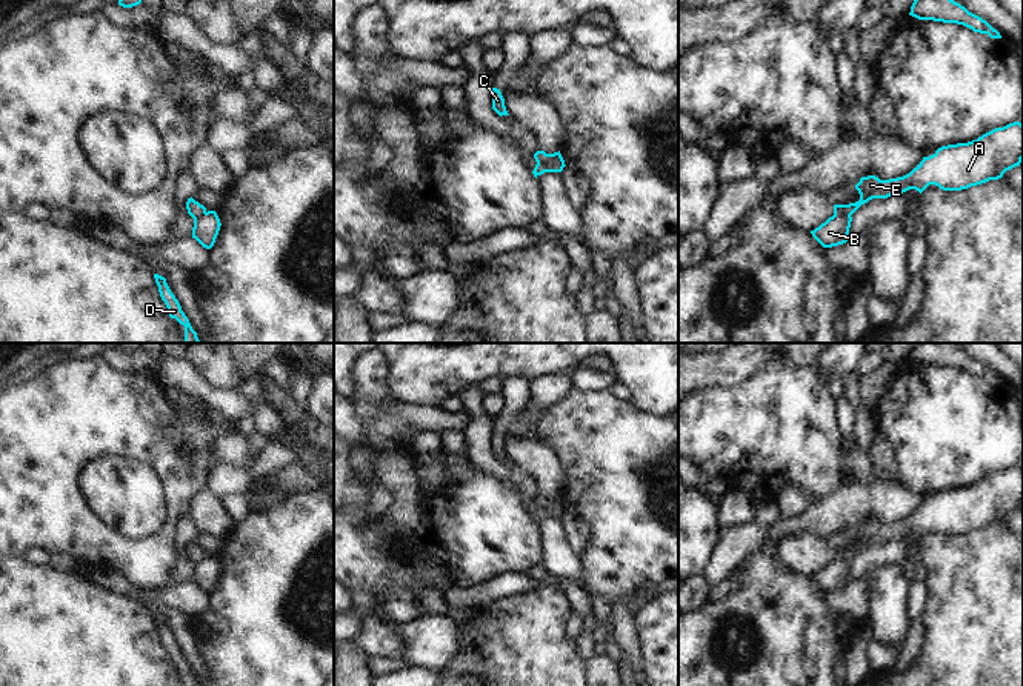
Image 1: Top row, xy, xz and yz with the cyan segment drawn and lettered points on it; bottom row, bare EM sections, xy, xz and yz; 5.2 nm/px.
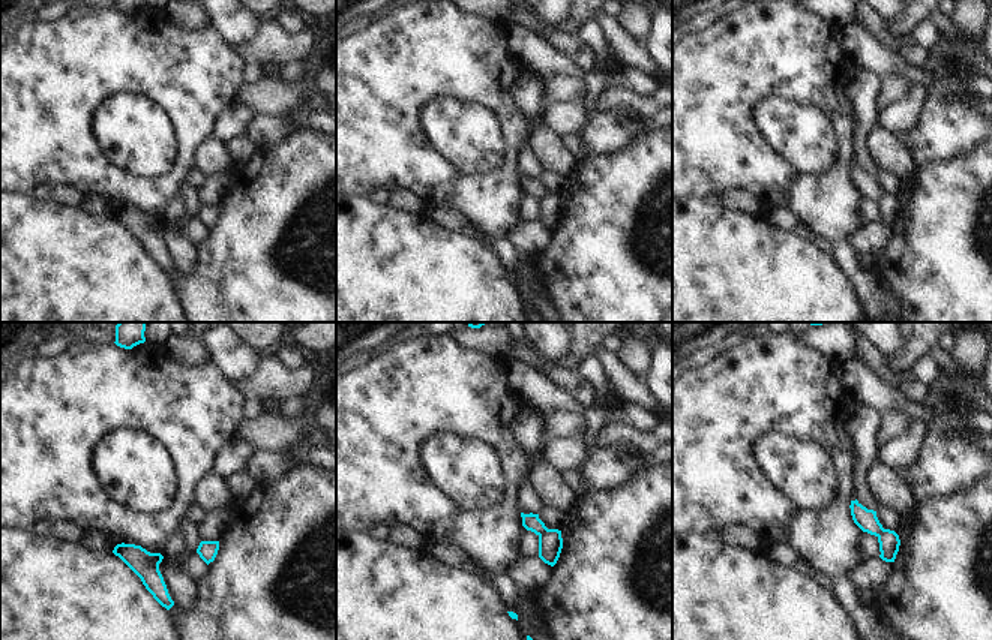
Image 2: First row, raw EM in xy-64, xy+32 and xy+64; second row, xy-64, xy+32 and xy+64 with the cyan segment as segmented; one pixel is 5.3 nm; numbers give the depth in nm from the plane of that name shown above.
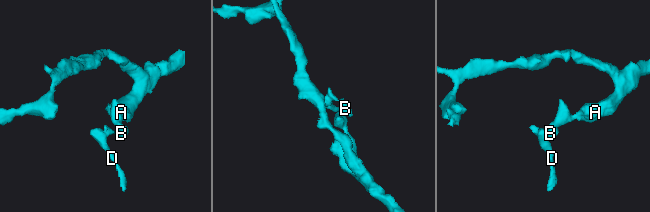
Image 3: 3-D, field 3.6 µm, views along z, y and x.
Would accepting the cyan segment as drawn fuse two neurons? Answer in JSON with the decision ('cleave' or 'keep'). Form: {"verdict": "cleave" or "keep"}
{"verdict": "cleave"}

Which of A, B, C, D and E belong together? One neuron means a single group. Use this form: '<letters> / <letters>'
A E / B C D

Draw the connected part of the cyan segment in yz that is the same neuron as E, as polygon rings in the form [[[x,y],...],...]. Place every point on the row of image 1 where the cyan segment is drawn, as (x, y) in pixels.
[[[1020,122],[995,128],[977,140],[938,148],[906,175],[880,180],[875,175],[861,177],[855,185],[860,200],[849,205],[834,205],[834,214],[852,215],[872,198],[901,195],[909,189],[920,194],[935,185],[943,191],[961,191],[971,186],[998,180],[1023,160],[1023,125]]]

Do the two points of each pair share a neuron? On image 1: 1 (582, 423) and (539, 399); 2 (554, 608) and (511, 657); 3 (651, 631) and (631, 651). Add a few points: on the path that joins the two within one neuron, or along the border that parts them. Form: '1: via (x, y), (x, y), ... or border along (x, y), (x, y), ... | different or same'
1: border along (571, 389), (542, 416), (536, 426) | different
2: via (542, 620), (522, 640), (522, 645) | same
3: border along (633, 617), (637, 626), (639, 651), (645, 669) | different

